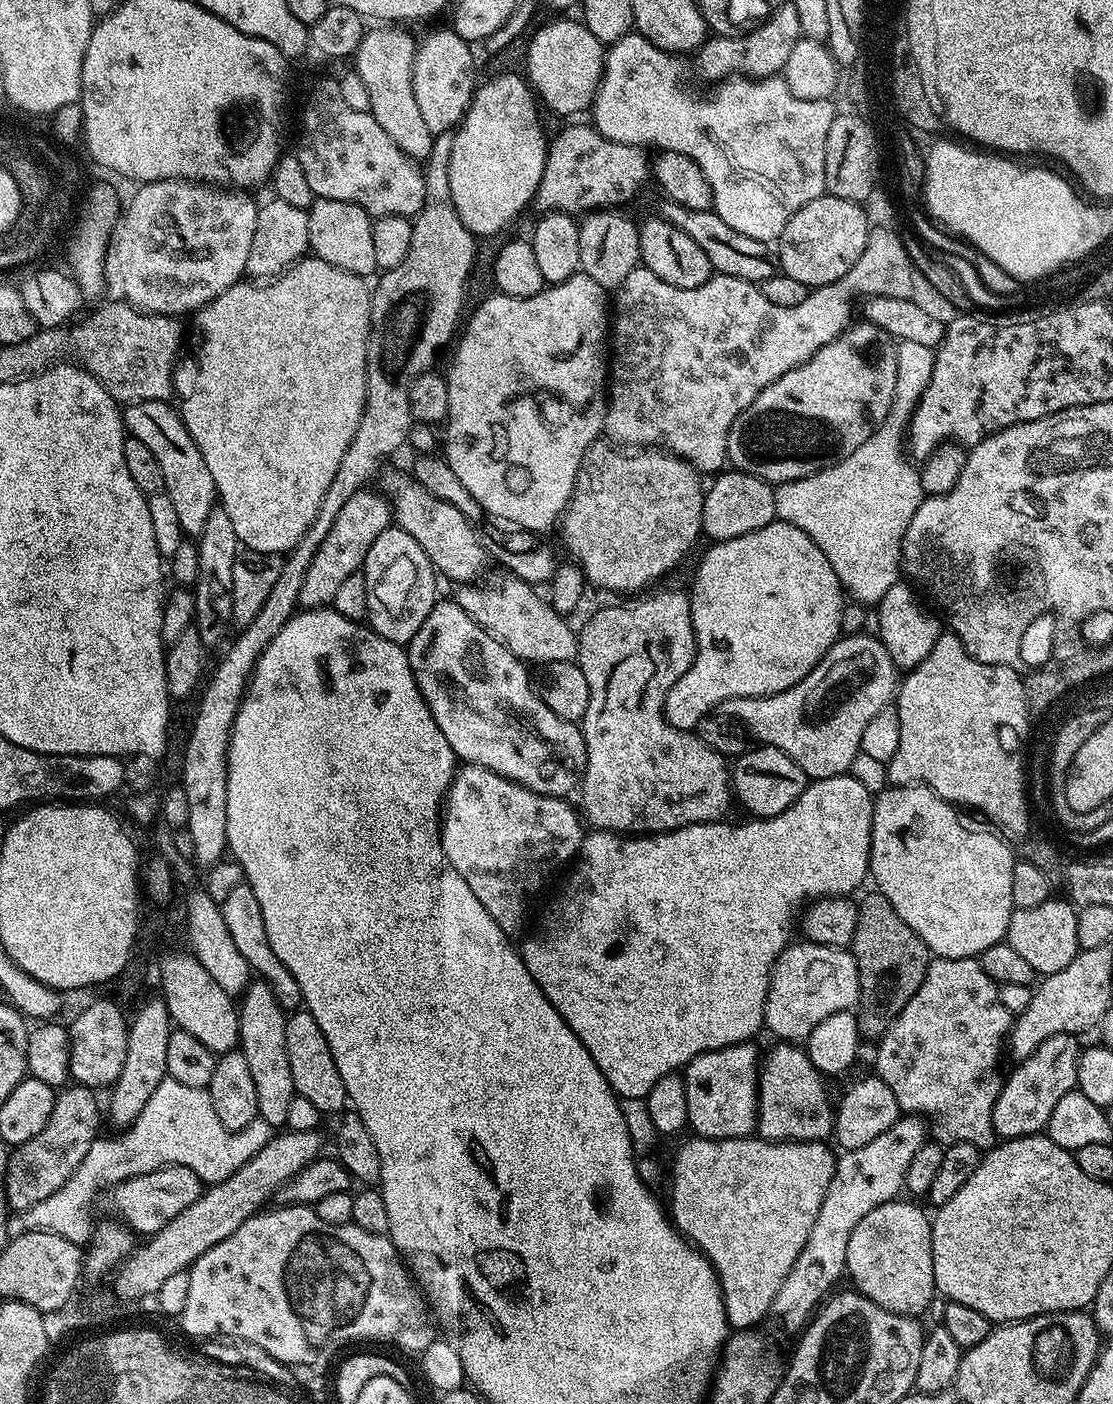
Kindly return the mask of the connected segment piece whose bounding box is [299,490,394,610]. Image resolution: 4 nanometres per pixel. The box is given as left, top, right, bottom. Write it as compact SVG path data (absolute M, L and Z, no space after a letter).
M362 490L338 510L338 518L334 518L334 526L330 526L330 534L326 534L326 542L318 546L318 554L314 554L314 562L310 562L310 570L306 570L306 582L302 582L302 594L299 607L307 610L331 605L334 594L340 583L350 574L361 571L364 559L374 546L374 538L382 534L393 523L394 517L389 501L379 491Z

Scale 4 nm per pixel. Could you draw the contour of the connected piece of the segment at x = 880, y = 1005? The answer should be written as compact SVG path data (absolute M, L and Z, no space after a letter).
M878 890L858 904L858 927L854 929L854 938L850 945L852 957L858 966L860 979L860 1002L858 1019L861 1037L879 1038L884 1031L902 1014L906 1002L914 998L918 986L926 978L926 970L930 963L930 953L926 942L902 922L898 910L890 906L890 902Z

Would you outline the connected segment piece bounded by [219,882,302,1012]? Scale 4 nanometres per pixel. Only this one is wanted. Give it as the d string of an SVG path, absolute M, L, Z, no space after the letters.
M241 882L234 886L225 896L225 900L219 903L222 918L225 919L226 930L238 952L244 956L251 969L262 976L263 981L268 983L279 1005L286 1012L295 1011L302 1002L301 988L294 976L286 970L286 966L279 962L278 956L270 950L270 938L266 938L266 922L262 922L262 906L258 906L258 898L254 898L254 890L250 890L247 882Z

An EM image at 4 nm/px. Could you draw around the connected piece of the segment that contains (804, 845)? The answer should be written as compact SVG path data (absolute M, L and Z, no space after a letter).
M845 774L812 780L808 789L782 814L748 818L745 824L691 824L685 828L675 828L673 832L640 835L592 830L585 835L584 841L580 843L580 851L571 865L572 877L569 878L568 885L549 906L536 933L523 937L524 945L521 943L518 951L524 958L526 970L530 970L534 982L538 982L542 994L550 998L582 1046L590 1050L590 1058L594 1058L598 1070L602 1070L606 1082L617 1097L643 1100L650 1094L650 1090L654 1090L654 1082L666 1078L666 1074L679 1073L687 1068L688 1063L698 1054L749 1043L756 1038L752 1036L762 1032L772 968L793 939L792 928L794 932L794 925L802 909L809 902L823 900L825 896L847 897L863 880L869 879L873 803L873 793L868 792L856 776Z

